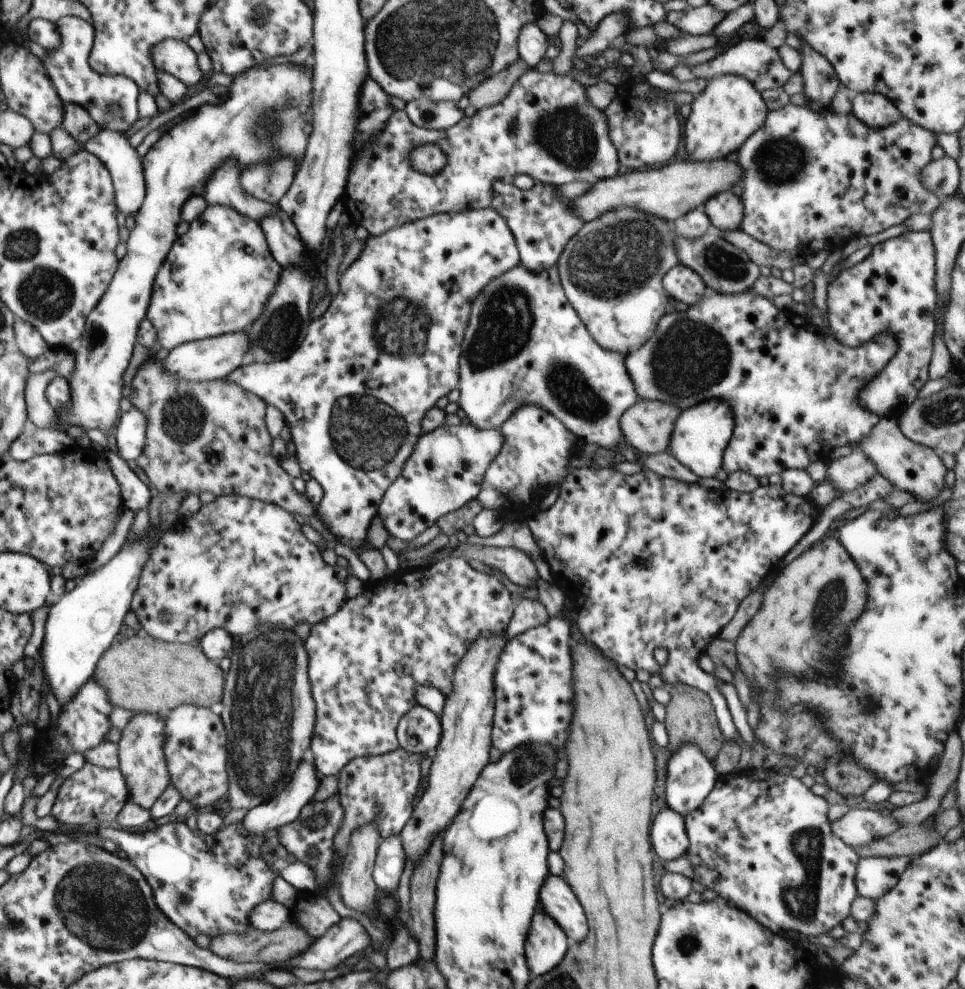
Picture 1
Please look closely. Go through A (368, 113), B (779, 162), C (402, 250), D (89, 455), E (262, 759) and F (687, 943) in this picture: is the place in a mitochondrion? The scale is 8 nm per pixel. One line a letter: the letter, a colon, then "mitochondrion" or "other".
A: other
B: mitochondrion
C: other
D: other
E: mitochondrion
F: mitochondrion

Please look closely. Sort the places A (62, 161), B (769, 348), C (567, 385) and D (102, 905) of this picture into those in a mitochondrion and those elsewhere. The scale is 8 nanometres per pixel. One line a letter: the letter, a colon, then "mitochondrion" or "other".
A: other
B: other
C: mitochondrion
D: mitochondrion

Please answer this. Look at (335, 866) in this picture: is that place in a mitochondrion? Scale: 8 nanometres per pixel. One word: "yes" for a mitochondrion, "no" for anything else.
no

